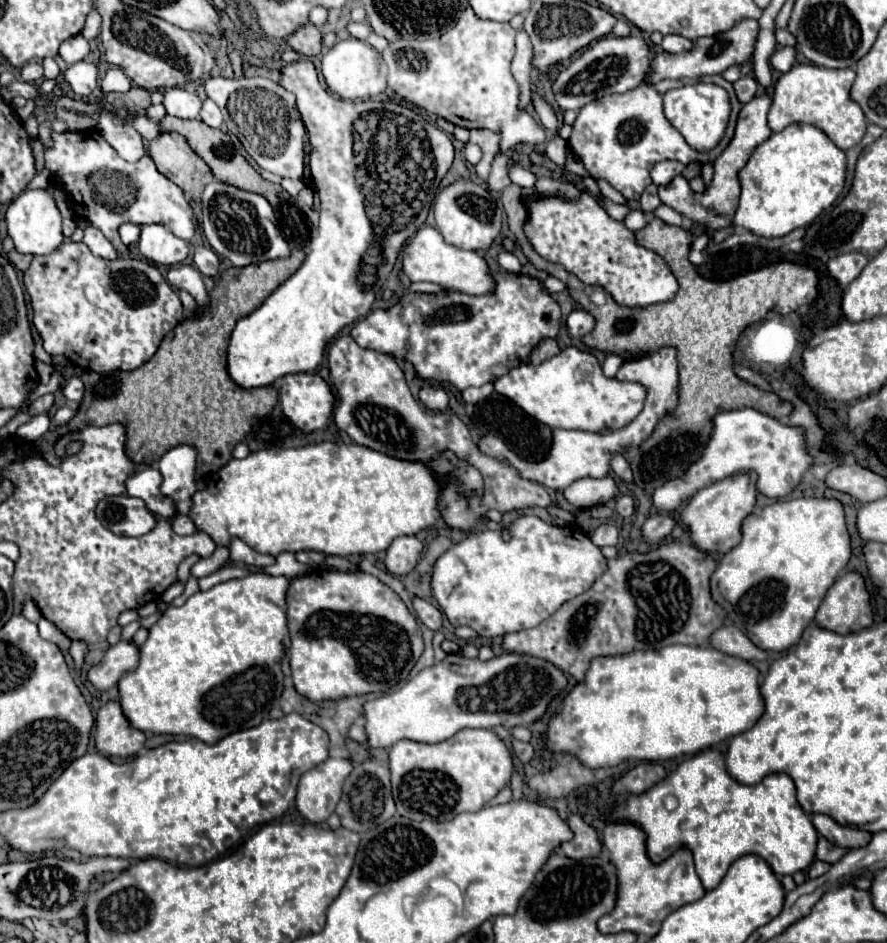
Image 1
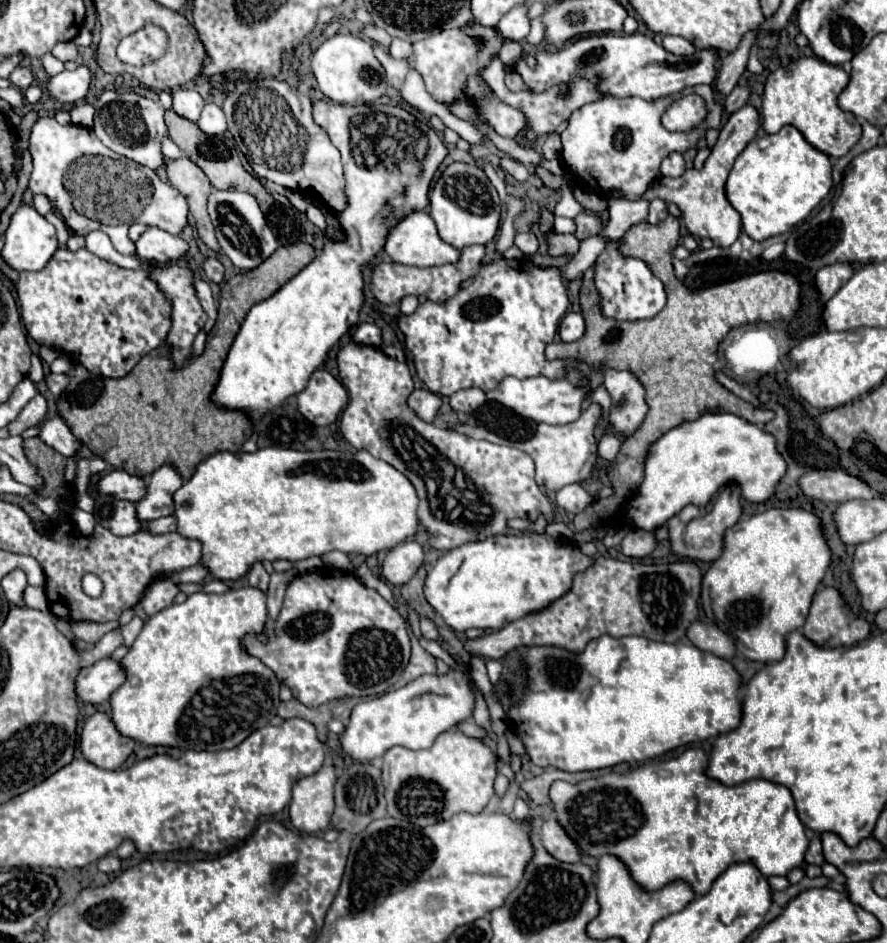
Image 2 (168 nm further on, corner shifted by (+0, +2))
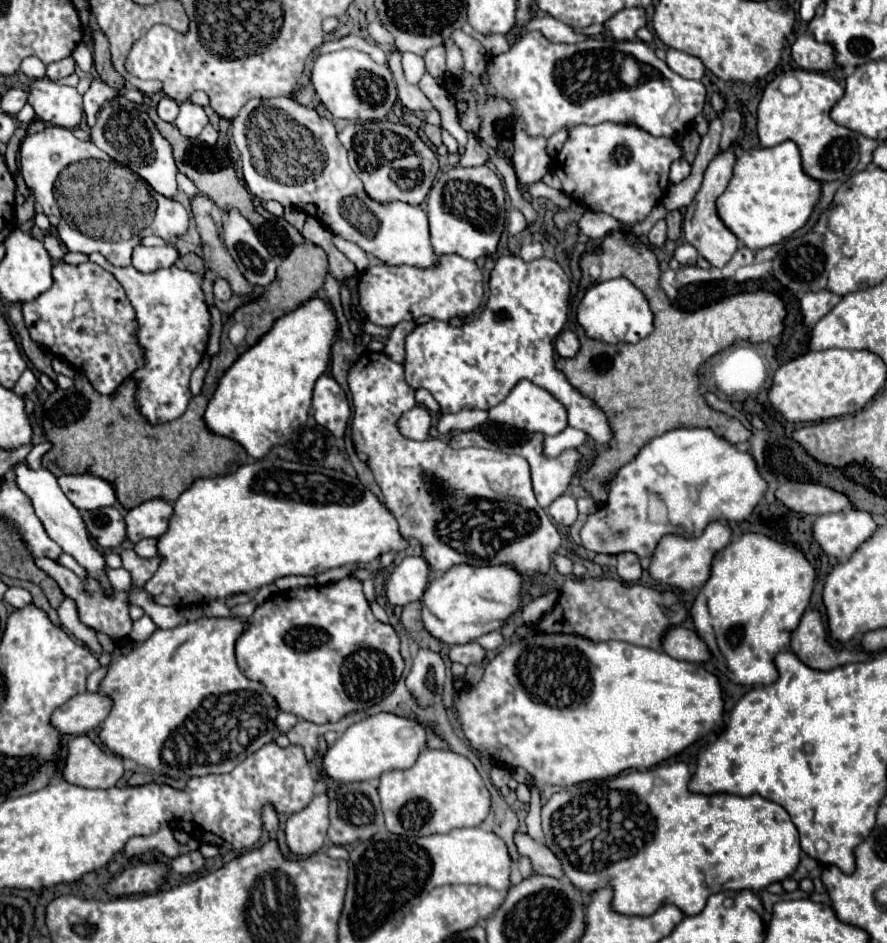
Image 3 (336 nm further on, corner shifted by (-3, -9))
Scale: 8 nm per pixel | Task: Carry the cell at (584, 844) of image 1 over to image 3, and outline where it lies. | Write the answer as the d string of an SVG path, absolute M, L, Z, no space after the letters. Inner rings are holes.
M516 833L514 835L514 843L518 847L518 853L524 855L524 857L528 857L532 861L534 873L556 877L556 879L564 879L560 861L556 859L556 855L544 843L534 841L526 833Z

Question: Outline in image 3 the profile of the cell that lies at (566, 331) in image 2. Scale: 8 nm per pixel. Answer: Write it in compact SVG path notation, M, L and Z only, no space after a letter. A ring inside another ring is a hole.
M562 331L556 339L556 351L560 357L574 357L580 349L580 343L572 331Z

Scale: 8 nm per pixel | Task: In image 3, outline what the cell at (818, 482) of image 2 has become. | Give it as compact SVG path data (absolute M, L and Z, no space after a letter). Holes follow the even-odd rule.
M786 481L776 489L776 499L790 511L804 515L824 515L852 507L846 495L818 483Z

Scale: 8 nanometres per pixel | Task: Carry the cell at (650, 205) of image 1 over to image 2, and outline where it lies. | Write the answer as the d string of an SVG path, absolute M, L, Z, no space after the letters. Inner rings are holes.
M663 200L649 202L649 224L657 224L667 216L667 204Z

